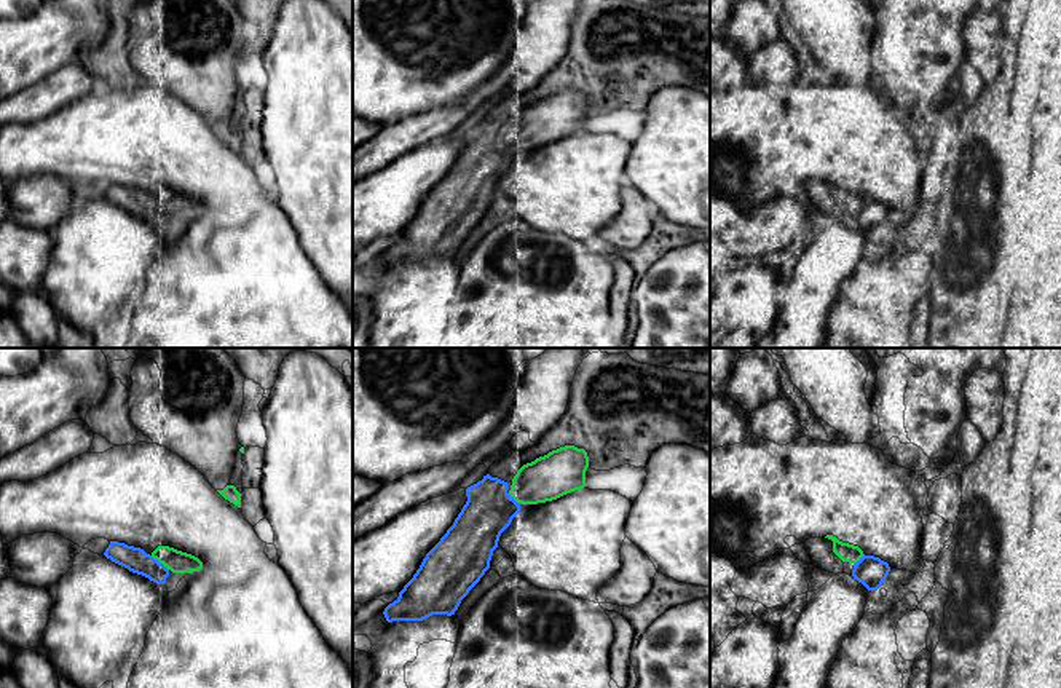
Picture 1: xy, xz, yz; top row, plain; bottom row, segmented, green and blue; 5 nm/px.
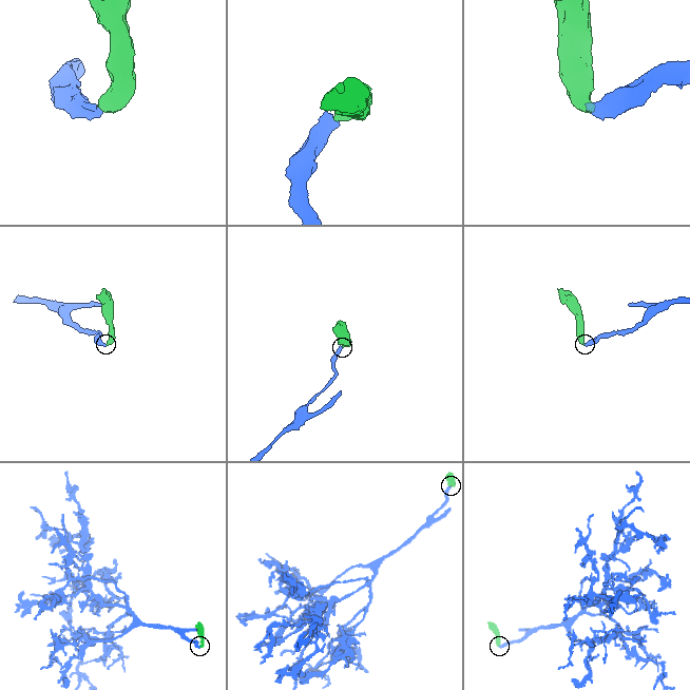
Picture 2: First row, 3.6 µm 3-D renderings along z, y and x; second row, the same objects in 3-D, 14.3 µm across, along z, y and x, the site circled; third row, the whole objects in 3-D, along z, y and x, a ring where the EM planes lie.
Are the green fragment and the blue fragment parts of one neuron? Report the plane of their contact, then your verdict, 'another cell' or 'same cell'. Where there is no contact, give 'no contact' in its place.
xy | same cell

